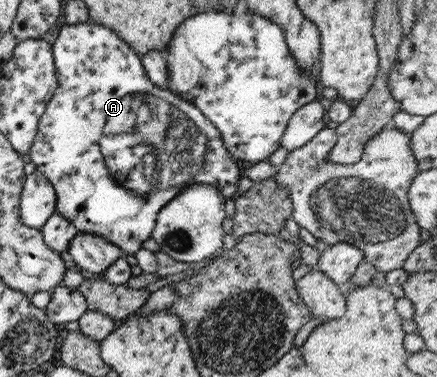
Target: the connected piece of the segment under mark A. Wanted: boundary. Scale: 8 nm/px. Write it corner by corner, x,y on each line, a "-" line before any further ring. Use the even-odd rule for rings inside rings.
88,21
80,24
64,24
59,29
56,39
51,41
51,53
57,85
49,101
46,102
42,116
39,118
34,140
27,154
32,164
35,164
35,171
43,174
46,180
53,186
54,196
56,196
55,213
70,222
71,226
76,228
78,233
84,232
84,234
100,236
107,243
119,246
123,254
133,255
137,250
140,250
142,241
150,239
158,210
161,210
162,206
165,206
169,200
172,200
176,192
182,190
184,186
188,186
191,183
209,184
222,194
224,200
229,200
237,193
237,180
242,175
242,173
239,173
240,165
230,156
229,152
226,152
218,130
214,128
214,125
207,120
196,106
189,102
180,98
172,100
166,97
156,98
154,94
148,93
154,88
155,84
150,82
150,79
146,76
140,56
113,30
106,30
104,26
98,26
98,24
88,24

